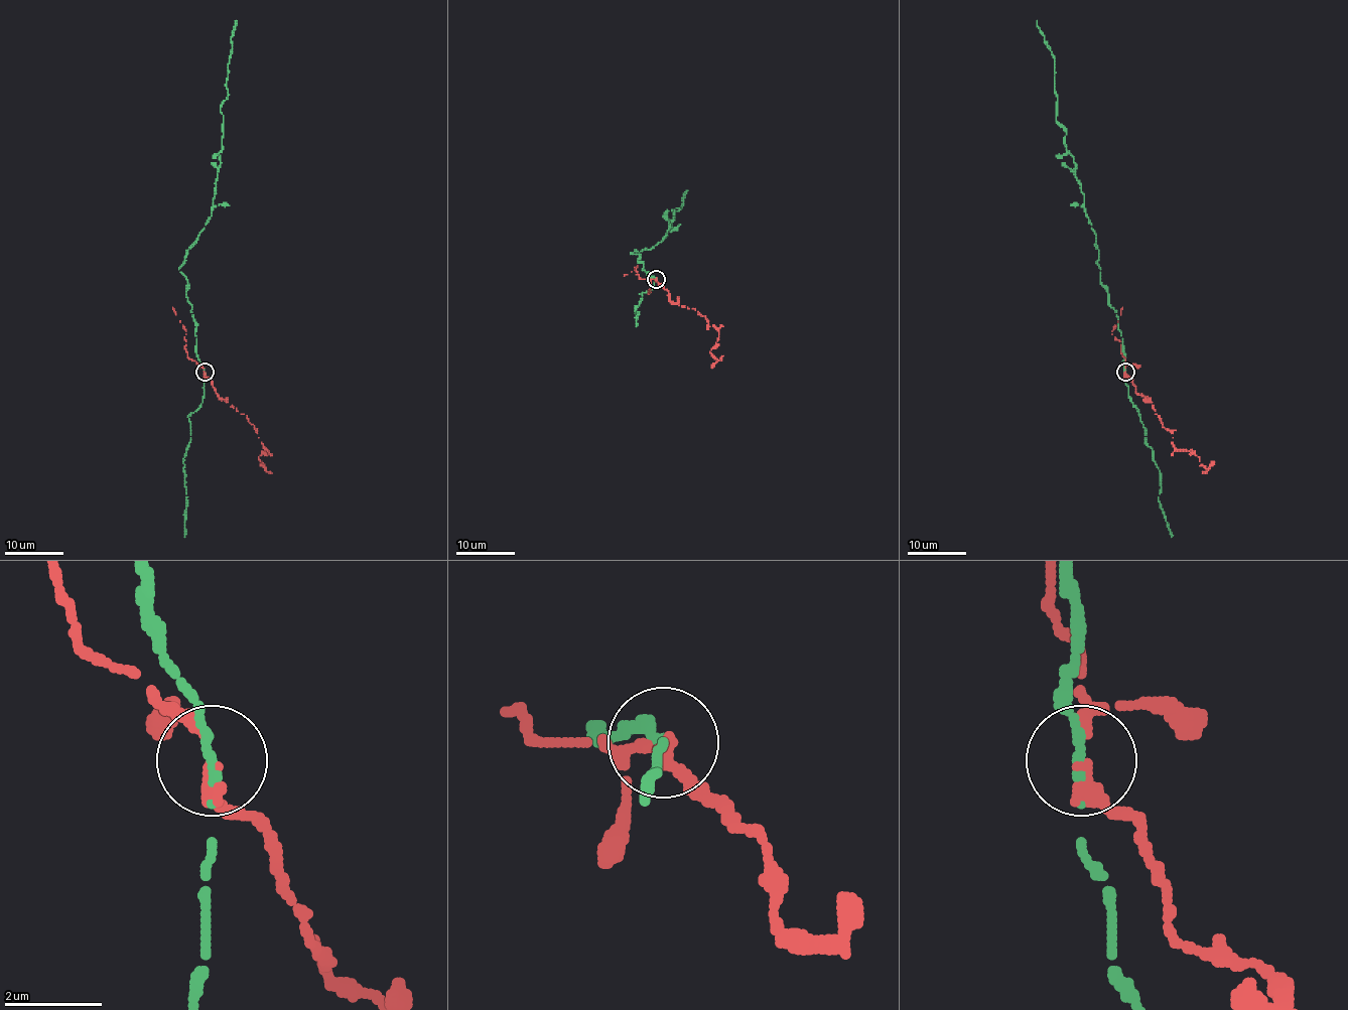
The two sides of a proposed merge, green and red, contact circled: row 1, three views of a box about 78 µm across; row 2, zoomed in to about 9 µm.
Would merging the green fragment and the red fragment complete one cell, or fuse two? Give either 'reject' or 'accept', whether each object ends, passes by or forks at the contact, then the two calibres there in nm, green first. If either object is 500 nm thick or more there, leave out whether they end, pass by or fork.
reject; green ends there; red passes by; 240 nm thick on the green side, 240 nm on the other

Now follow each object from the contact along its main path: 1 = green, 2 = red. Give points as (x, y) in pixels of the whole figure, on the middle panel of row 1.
1: (655, 279), (642, 269), (639, 254), (630, 254), (665, 238), (674, 220), (671, 209), (680, 207), (687, 190)
2: (655, 279), (668, 291), (671, 302), (705, 316), (708, 326), (718, 332), (709, 351), (717, 361), (711, 368)

